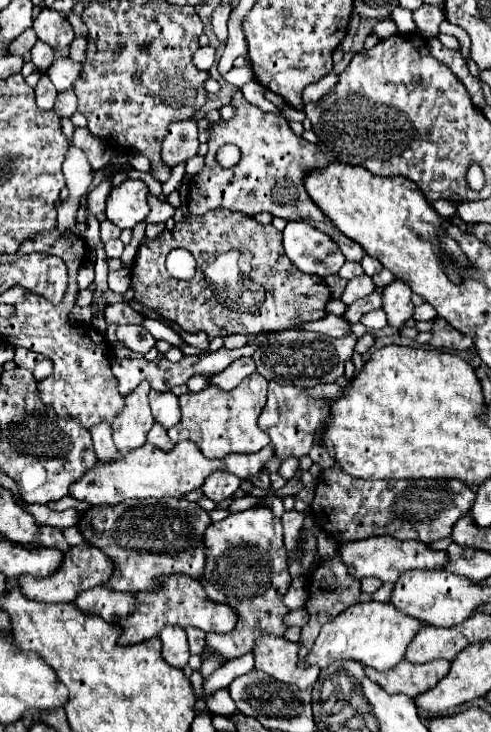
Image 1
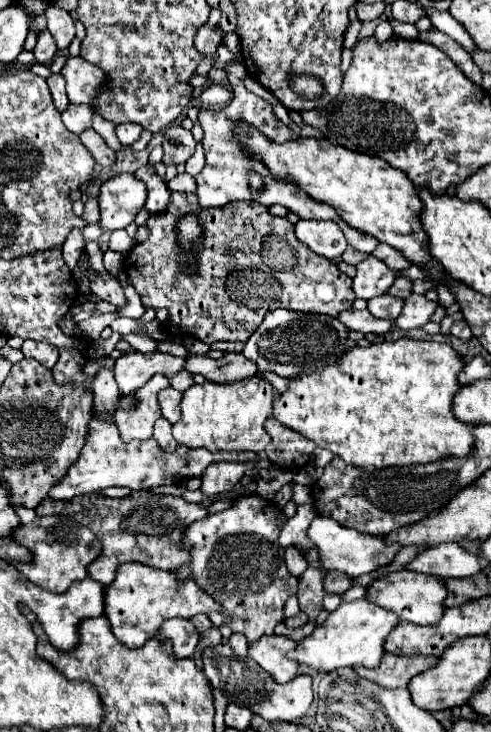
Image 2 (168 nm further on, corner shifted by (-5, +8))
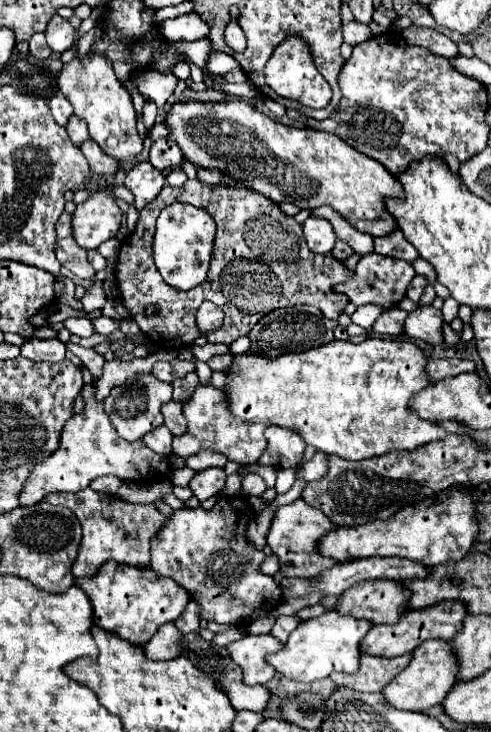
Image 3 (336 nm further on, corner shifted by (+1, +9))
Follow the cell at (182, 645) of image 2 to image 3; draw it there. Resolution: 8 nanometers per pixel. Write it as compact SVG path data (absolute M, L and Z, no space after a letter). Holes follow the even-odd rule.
M164 624L160 632L144 644L144 654L150 660L172 660L182 652L182 636L174 624Z

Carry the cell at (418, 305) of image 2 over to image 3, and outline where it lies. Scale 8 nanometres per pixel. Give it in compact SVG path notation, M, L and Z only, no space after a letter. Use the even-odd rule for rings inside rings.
M420 306L418 310L410 312L404 324L404 332L414 340L424 340L426 344L444 344L442 334L442 310L436 310L432 306Z

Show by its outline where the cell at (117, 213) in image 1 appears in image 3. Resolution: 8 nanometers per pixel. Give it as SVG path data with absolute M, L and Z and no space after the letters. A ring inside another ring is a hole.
M110 188L96 190L72 214L72 236L84 250L94 250L116 236L122 222L122 210Z

